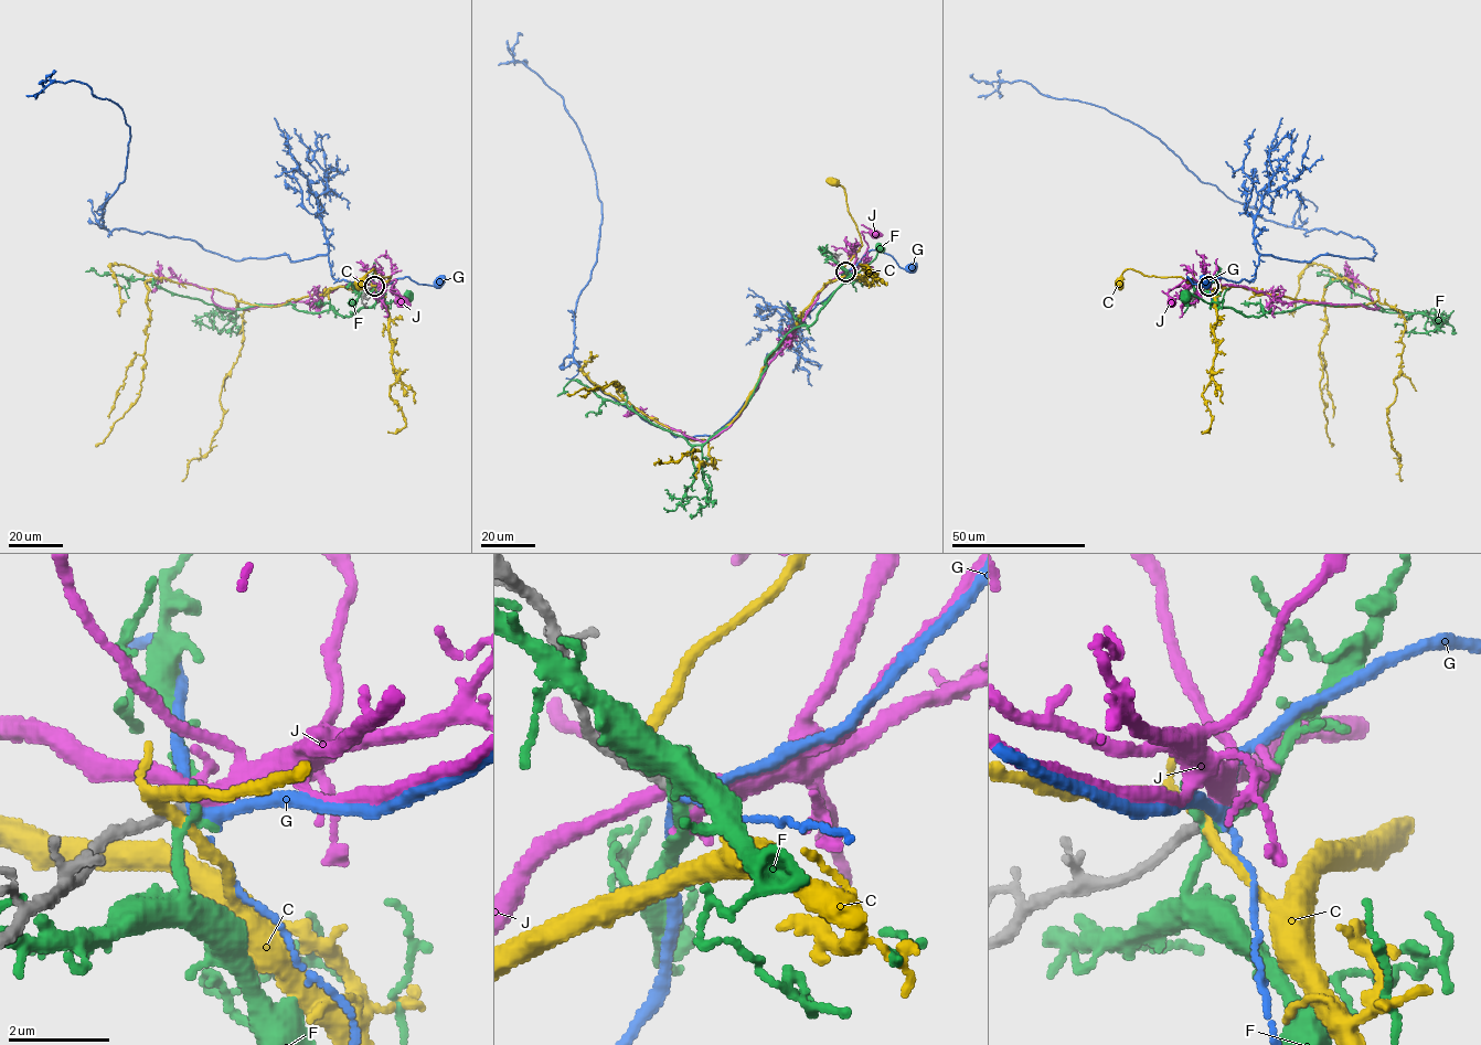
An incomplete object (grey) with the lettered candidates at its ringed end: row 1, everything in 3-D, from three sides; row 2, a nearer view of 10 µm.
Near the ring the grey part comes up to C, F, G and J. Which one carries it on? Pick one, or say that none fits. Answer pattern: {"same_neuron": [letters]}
{"same_neuron": ["J"]}

